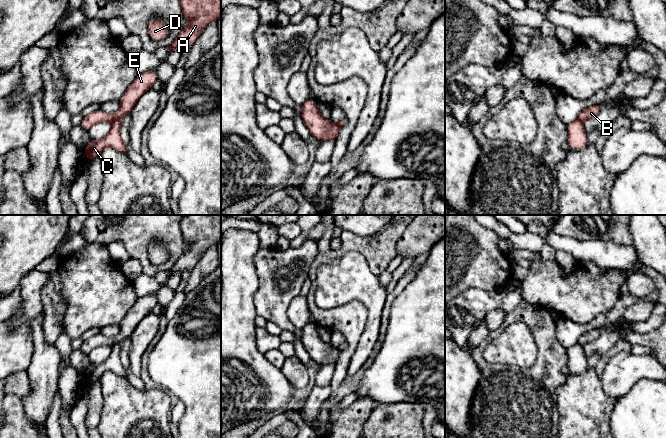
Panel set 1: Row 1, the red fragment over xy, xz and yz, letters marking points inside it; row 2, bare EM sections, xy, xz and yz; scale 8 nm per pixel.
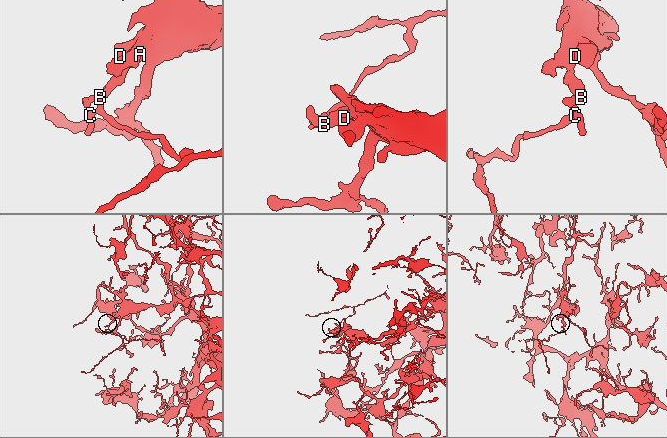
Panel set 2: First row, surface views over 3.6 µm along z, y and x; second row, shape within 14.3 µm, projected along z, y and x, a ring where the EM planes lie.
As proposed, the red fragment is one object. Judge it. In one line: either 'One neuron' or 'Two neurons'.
Two neurons

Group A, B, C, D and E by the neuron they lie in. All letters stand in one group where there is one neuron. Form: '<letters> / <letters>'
A B D E / C

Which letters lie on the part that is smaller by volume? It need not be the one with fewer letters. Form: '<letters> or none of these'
C

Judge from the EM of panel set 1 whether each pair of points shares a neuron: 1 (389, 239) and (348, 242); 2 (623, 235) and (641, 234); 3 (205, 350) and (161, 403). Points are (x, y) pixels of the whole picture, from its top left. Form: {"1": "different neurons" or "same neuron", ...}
{"1": "same neuron", "2": "different neurons", "3": "different neurons"}

